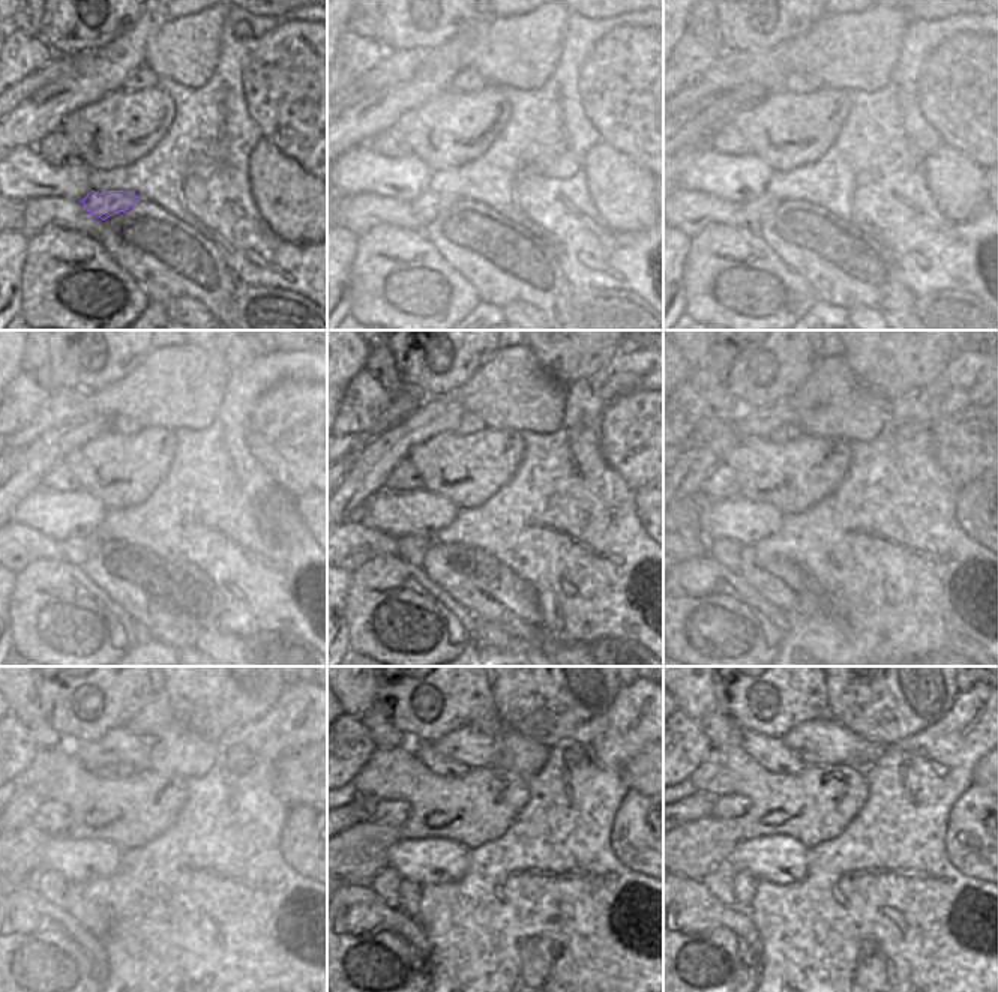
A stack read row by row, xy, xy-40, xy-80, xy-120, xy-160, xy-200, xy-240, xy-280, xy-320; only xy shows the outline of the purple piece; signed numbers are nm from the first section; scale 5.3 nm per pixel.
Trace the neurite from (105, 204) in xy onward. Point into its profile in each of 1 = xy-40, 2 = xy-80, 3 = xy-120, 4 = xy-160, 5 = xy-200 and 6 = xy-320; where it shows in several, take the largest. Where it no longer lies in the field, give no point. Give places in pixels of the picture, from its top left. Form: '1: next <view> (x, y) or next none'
1: next xy-40 (428, 206)
2: next xy-80 (760, 209)
3: next xy-120 (78, 550)
4: next xy-160 (413, 550)
5: next xy-200 (727, 553)
6: next xy-320 (719, 881)

